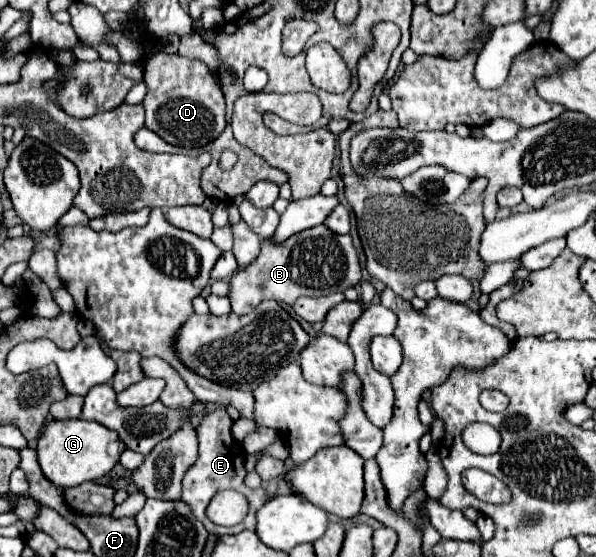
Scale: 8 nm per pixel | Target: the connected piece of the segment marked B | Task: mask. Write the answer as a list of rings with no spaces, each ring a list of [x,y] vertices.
[[[325,225],[311,227],[293,235],[283,243],[275,243],[273,237],[261,241],[259,257],[247,267],[239,269],[229,281],[227,299],[237,315],[245,315],[265,299],[285,301],[293,305],[297,297],[321,297],[329,293],[355,287],[361,279],[361,265],[353,241],[349,235],[335,235]]]

